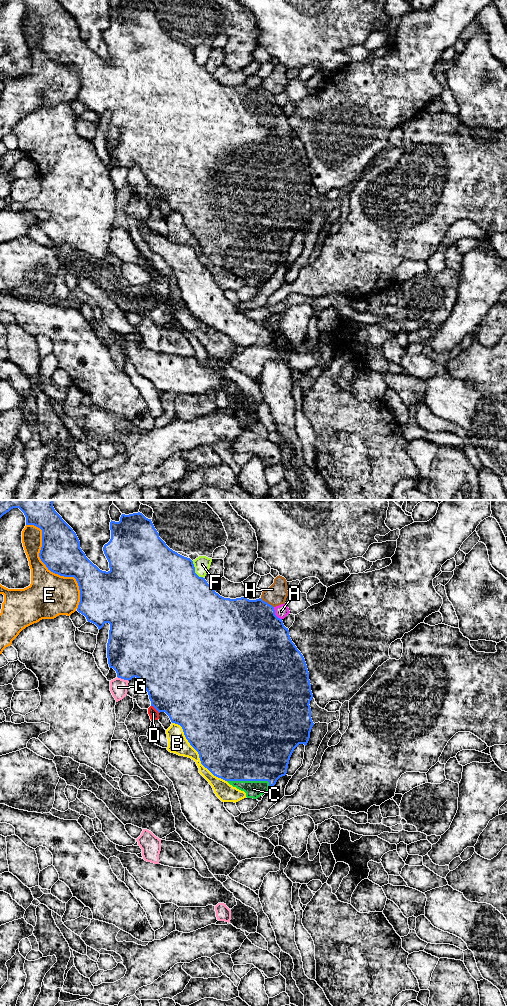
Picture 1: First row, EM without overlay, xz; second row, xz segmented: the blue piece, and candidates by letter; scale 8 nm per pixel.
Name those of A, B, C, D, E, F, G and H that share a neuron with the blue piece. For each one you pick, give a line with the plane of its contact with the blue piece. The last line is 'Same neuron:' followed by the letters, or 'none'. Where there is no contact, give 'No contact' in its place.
C: Touches blue in xz
Same neuron: C

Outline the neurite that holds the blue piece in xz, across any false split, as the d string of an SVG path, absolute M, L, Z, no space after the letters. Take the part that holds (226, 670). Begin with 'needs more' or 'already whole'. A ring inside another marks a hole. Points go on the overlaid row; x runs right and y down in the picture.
needs more | M0 500L0 518L9 512L13 508L19 508L26 517L26 525L34 525L42 530L42 547L39 553L39 557L41 561L46 565L48 570L51 572L58 574L60 576L64 577L74 577L78 583L79 590L80 590L80 602L77 608L77 611L84 615L88 622L91 622L95 624L98 629L100 630L105 623L110 624L110 630L109 630L109 639L107 643L107 658L108 658L108 664L110 668L113 668L116 673L117 677L124 679L124 680L131 680L132 678L136 677L140 680L146 691L148 692L149 699L151 701L151 706L153 706L159 713L165 712L172 723L178 724L182 727L184 735L190 745L198 752L199 758L201 761L201 764L207 768L214 776L221 778L225 781L227 781L230 785L233 787L236 787L237 789L244 791L246 793L247 798L253 798L257 799L263 794L266 794L277 782L277 780L285 776L287 773L287 768L289 764L290 757L294 751L294 749L299 744L307 745L309 738L310 738L310 732L314 725L312 718L311 718L311 708L310 708L310 701L313 698L313 694L311 691L311 684L309 680L309 672L307 669L307 665L305 662L305 659L301 652L297 649L295 644L292 642L289 630L286 628L283 624L282 619L278 618L275 615L274 607L267 602L263 601L261 598L256 600L249 600L245 596L241 598L236 599L230 599L230 598L224 598L220 596L218 593L215 592L213 587L207 583L205 578L199 577L195 573L195 567L193 564L193 561L190 558L184 557L177 552L170 549L166 543L159 537L159 533L155 529L151 519L146 518L142 513L133 513L129 515L122 514L120 517L119 522L112 521L110 522L110 530L111 530L111 539L110 541L104 545L103 551L104 554L109 562L109 568L110 570L108 572L100 570L96 565L94 565L85 555L85 553L80 548L80 541L76 535L76 533L73 531L73 529L62 519L62 517L55 511L53 507L53 500Z

